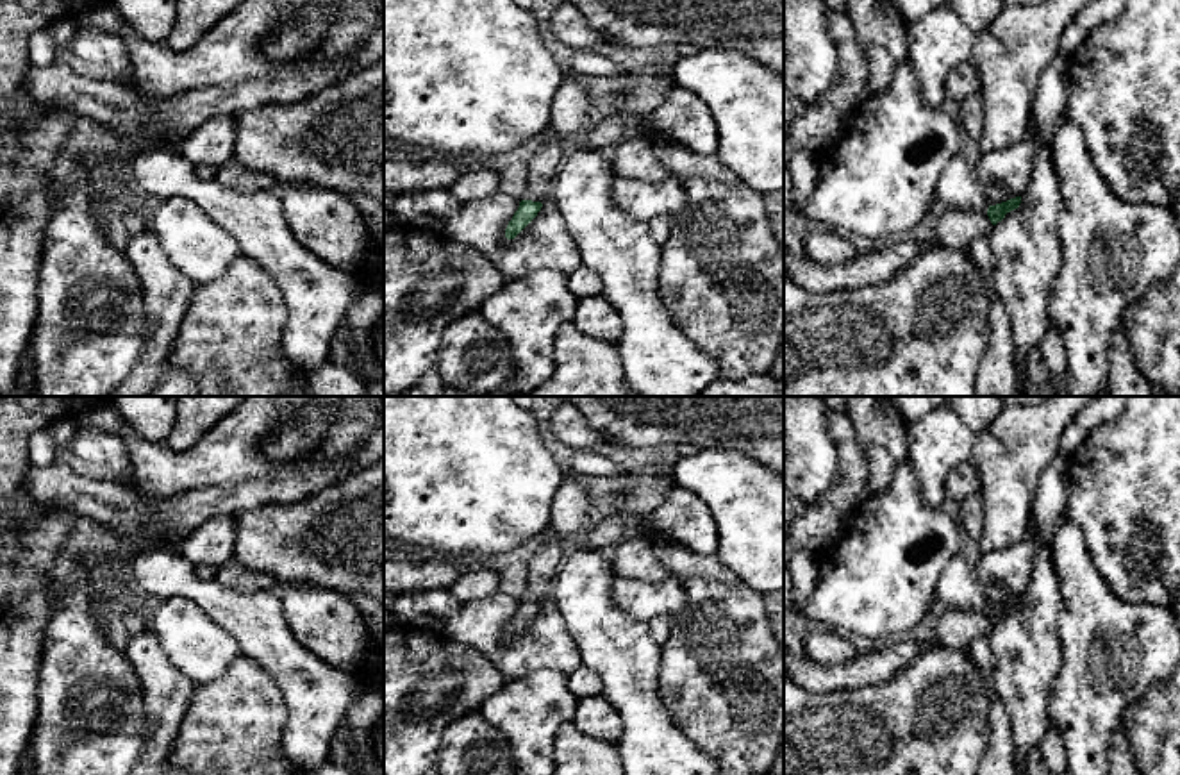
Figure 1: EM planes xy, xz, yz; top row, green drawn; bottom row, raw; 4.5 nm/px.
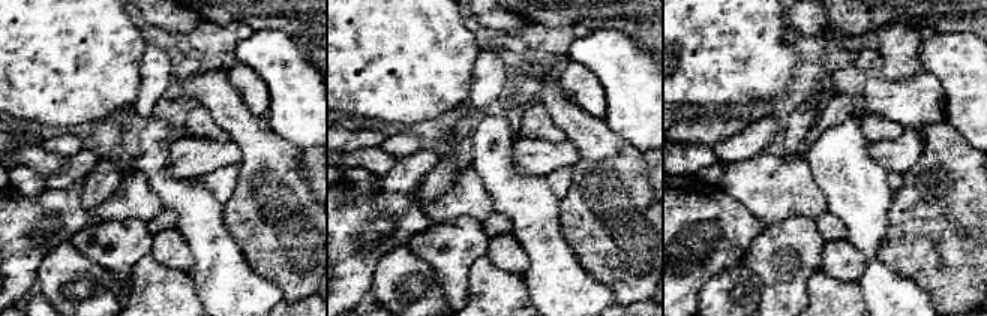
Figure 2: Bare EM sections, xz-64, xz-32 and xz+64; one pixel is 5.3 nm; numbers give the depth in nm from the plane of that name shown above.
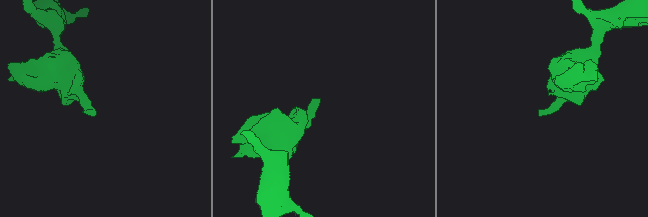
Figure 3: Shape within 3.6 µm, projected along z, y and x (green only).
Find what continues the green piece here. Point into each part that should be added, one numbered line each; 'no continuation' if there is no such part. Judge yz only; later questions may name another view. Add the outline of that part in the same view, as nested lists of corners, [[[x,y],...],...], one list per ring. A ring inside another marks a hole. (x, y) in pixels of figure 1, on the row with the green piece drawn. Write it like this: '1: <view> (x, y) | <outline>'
1: yz (957, 227) | [[[950,209],[935,223],[934,238],[921,243],[923,252],[932,246],[943,248],[968,248],[968,245],[980,234],[989,236],[993,223],[987,211],[975,209]]]

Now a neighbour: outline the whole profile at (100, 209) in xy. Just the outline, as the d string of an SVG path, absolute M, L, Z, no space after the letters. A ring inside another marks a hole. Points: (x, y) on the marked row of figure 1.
M91 195L89 205L91 205L91 212L93 212L95 221L98 223L100 230L105 232L107 216L111 212L109 204L102 196Z

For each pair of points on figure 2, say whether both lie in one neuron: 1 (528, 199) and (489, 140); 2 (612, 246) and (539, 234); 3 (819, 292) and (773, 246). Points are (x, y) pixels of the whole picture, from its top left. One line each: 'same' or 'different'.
1: same
2: different
3: different

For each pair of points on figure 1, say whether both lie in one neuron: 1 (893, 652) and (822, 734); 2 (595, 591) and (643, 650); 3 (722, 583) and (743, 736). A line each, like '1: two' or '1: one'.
1: two
2: one
3: one

